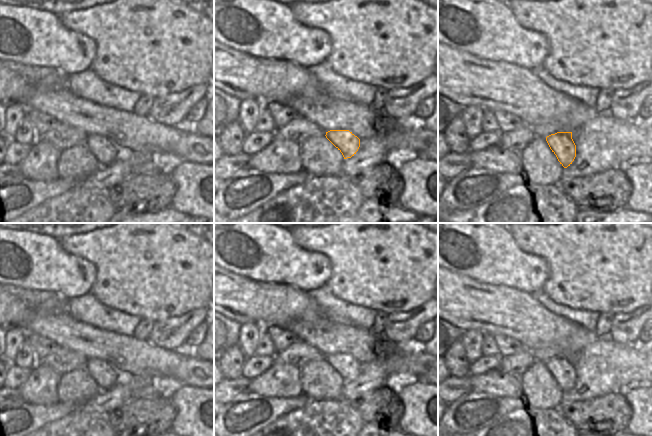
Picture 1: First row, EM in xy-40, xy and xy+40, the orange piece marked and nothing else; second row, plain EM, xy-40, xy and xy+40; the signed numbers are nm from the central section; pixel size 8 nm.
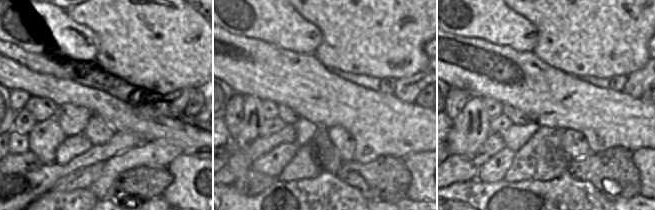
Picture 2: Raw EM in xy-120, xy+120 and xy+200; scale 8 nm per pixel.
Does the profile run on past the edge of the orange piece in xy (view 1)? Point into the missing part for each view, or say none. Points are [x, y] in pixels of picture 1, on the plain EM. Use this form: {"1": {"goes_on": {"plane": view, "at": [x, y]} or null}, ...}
{"1": {"goes_on": {"plane": "xy", "at": [336, 382]}}}

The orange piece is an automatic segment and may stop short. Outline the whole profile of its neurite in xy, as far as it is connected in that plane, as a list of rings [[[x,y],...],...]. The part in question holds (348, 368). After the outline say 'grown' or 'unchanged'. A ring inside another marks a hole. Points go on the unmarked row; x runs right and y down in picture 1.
[[[330,354],[325,360],[313,362],[326,362],[331,366],[332,373],[328,381],[336,399],[339,399],[343,385],[354,380],[360,371],[360,363],[349,354]]]; grown

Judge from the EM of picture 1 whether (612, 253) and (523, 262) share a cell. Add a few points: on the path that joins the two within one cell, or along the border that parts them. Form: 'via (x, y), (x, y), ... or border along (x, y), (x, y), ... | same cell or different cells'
border along (523, 250), (547, 263), (549, 276), (544, 284) | different cells

